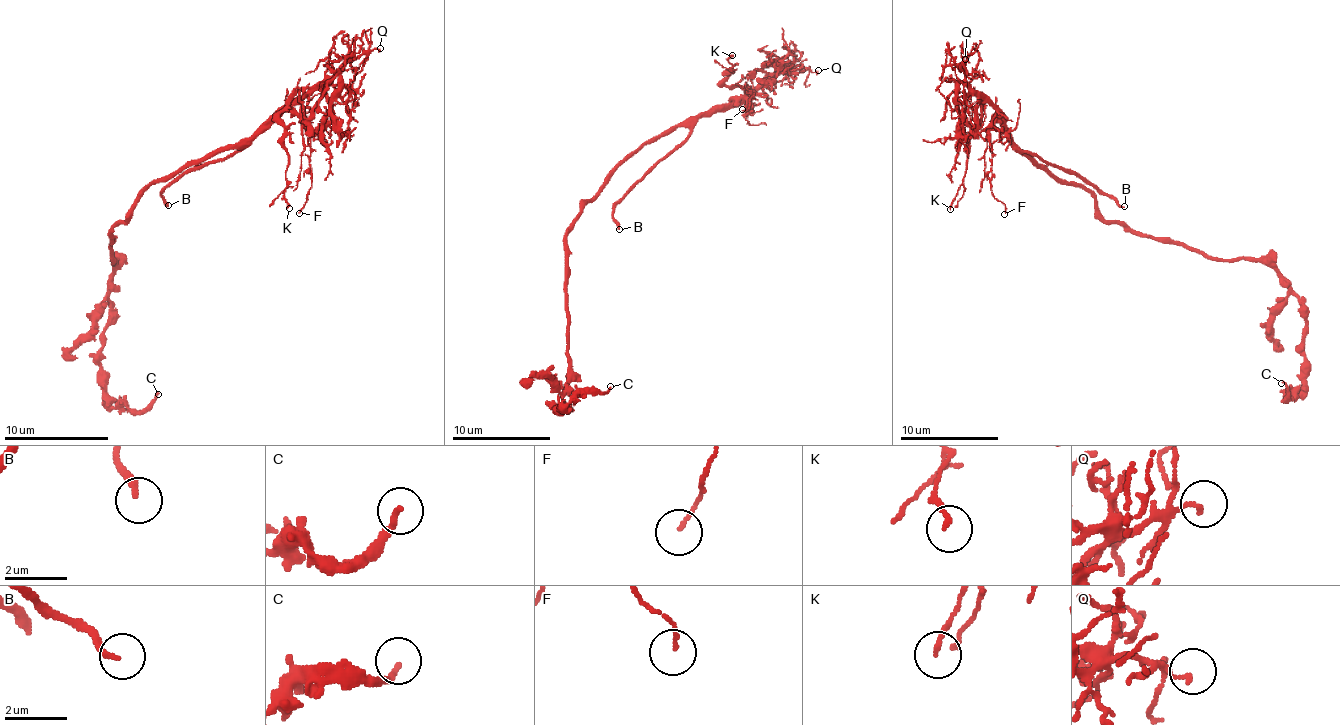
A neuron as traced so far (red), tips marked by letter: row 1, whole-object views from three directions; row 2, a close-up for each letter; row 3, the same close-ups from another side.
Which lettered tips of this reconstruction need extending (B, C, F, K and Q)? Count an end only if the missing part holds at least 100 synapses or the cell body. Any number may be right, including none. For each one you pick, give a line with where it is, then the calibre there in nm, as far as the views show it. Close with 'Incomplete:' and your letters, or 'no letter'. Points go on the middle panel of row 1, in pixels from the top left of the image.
B: place (619, 229); calibre 190 nm
Incomplete: B

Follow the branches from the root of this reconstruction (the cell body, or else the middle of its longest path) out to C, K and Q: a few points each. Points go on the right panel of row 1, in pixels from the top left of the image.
C: (1102, 216), (1213, 258), (1264, 260), (1298, 299), (1306, 321), (1303, 390), (1289, 400), (1281, 383)
K: (1102, 216), (1088, 191), (1063, 184), (1022, 152), (982, 98), (982, 118), (970, 135), (963, 187), (950, 209)
Q: (1102, 216), (1098, 201), (1088, 191), (1063, 184), (1012, 142), (997, 113), (968, 84), (960, 69), (965, 59)

